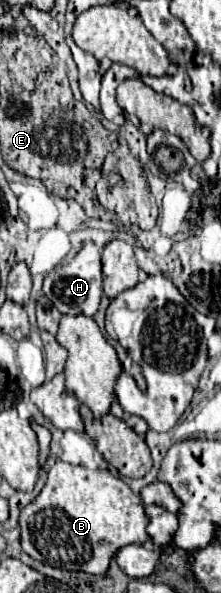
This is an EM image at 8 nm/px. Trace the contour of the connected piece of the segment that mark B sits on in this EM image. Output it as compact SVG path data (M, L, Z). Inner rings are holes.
M56 461L46 473L46 485L34 501L20 511L20 543L32 559L84 573L106 573L112 555L130 543L148 541L148 517L130 487L106 469L90 471L82 465ZM50 507L62 513L50 513Z

